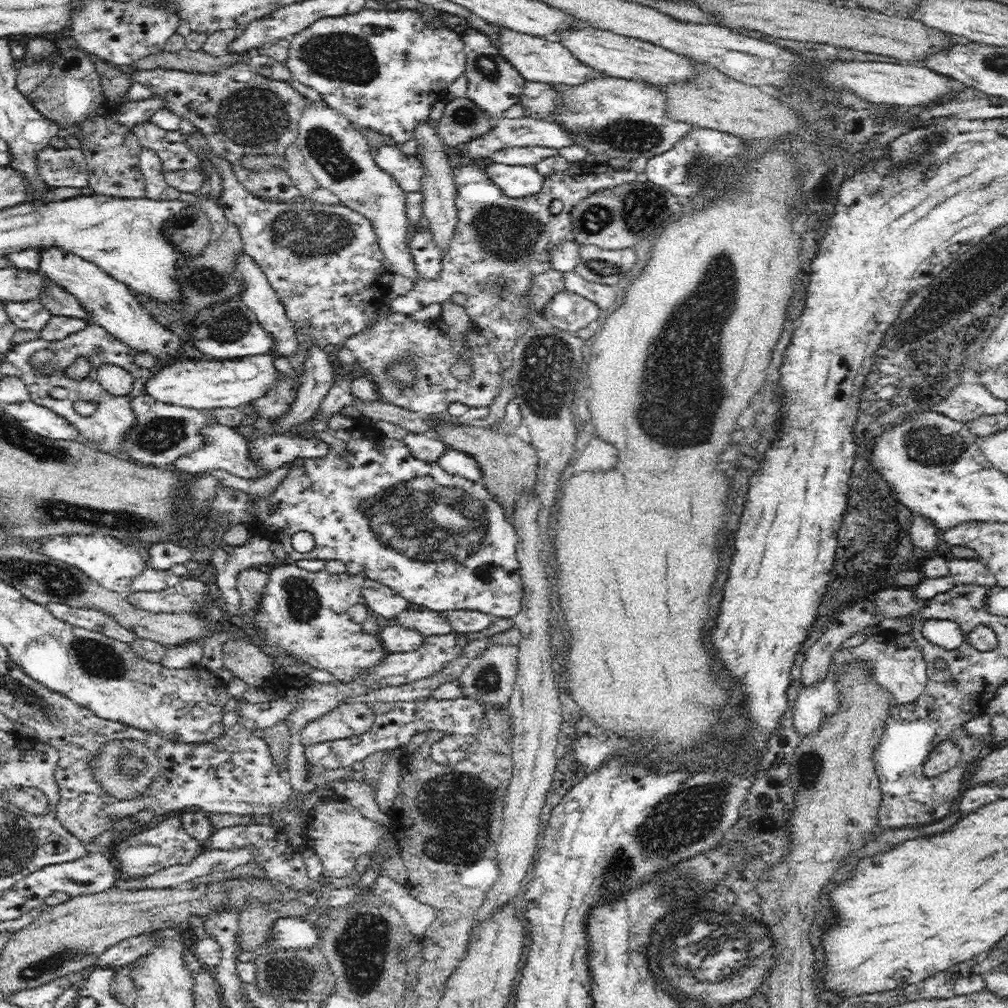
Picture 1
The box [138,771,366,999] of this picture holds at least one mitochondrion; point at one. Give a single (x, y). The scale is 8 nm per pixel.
(291, 974)

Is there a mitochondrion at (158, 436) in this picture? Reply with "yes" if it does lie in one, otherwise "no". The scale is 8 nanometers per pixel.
yes

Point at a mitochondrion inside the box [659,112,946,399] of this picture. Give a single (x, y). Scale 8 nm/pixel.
(696, 170)

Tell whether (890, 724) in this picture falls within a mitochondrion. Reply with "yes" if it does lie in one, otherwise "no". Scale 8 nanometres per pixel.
no

